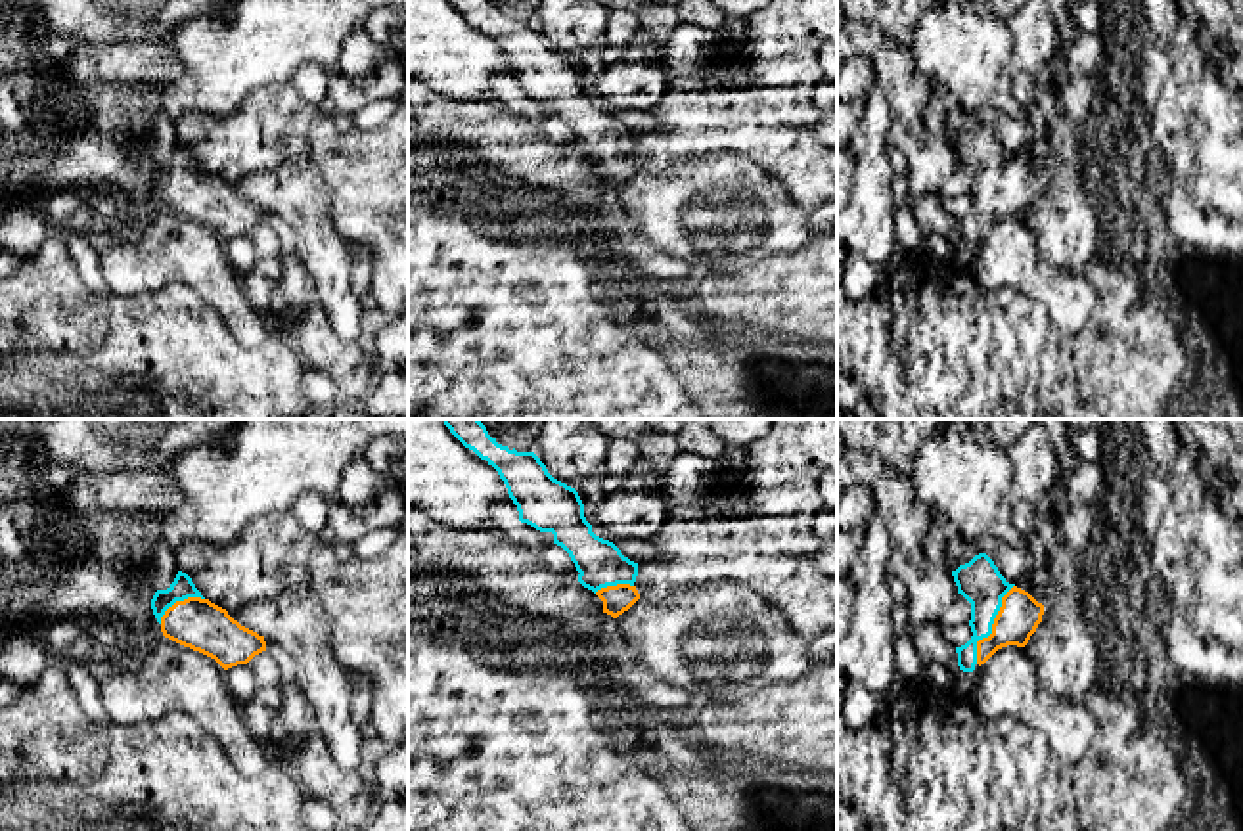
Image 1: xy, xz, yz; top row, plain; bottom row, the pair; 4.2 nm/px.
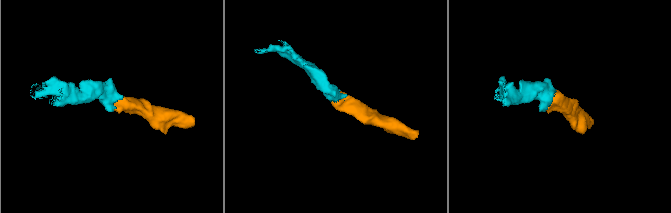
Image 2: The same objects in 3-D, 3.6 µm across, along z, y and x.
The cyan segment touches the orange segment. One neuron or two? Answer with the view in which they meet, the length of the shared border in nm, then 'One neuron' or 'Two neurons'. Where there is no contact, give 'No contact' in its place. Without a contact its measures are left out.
Touches cyan in yz. Shared border 380 nm. One neuron

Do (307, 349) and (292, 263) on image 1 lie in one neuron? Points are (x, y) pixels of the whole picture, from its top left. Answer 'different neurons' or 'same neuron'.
same neuron

